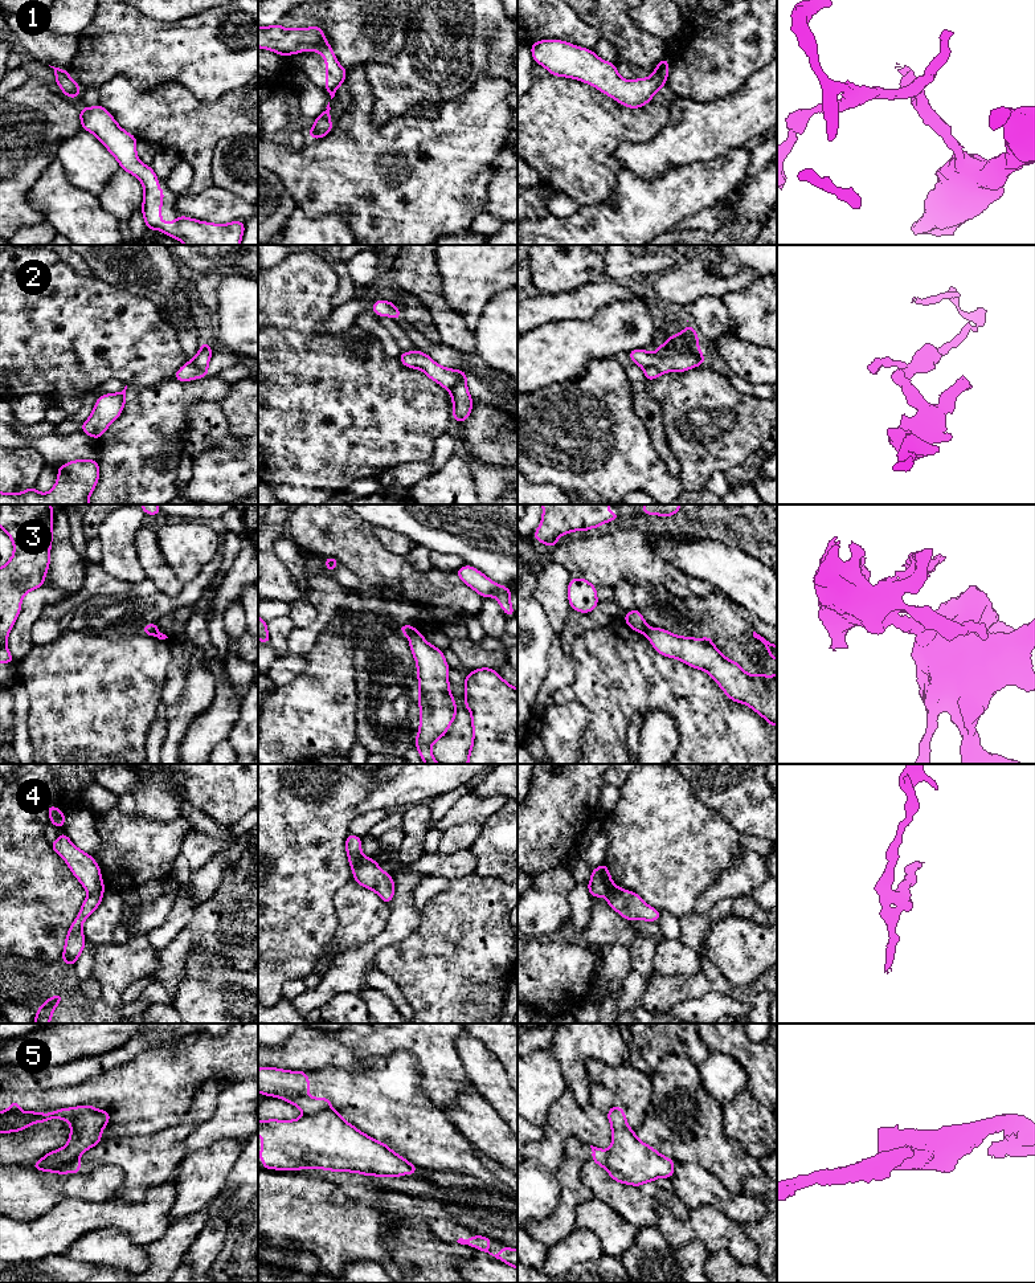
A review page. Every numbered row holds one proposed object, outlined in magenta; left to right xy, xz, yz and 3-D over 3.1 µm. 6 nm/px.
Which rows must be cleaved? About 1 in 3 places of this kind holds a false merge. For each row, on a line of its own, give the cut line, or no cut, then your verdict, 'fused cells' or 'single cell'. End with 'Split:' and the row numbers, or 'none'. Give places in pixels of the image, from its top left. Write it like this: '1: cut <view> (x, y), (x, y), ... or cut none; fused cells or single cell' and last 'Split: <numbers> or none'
1: cut none; single cell
2: cut yz (643, 367), (653, 366), (662, 372); fused cells
3: cut xz (416, 630), (408, 637); fused cells
4: cut xy (103, 890), (89, 895); fused cells
5: cut xz (332, 1108), (305, 1115); fused cells
Split: 2, 3, 4, 5

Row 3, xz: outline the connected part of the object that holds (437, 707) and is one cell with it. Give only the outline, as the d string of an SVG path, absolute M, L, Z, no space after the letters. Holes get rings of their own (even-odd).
M422 632L409 637L417 665L420 728L414 744L425 764L439 764L431 745L443 737L455 719L457 704L450 691L450 667L443 651L429 643Z

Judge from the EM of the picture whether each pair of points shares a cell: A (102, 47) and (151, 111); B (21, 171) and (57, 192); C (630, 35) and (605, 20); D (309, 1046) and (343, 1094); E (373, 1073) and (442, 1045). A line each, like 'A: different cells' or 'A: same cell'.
A: different cells
B: different cells
C: same cell
D: different cells
E: different cells

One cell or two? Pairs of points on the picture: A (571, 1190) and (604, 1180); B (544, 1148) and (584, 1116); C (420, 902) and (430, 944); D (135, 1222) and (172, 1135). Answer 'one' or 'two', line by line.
A: two
B: one
C: two
D: two

